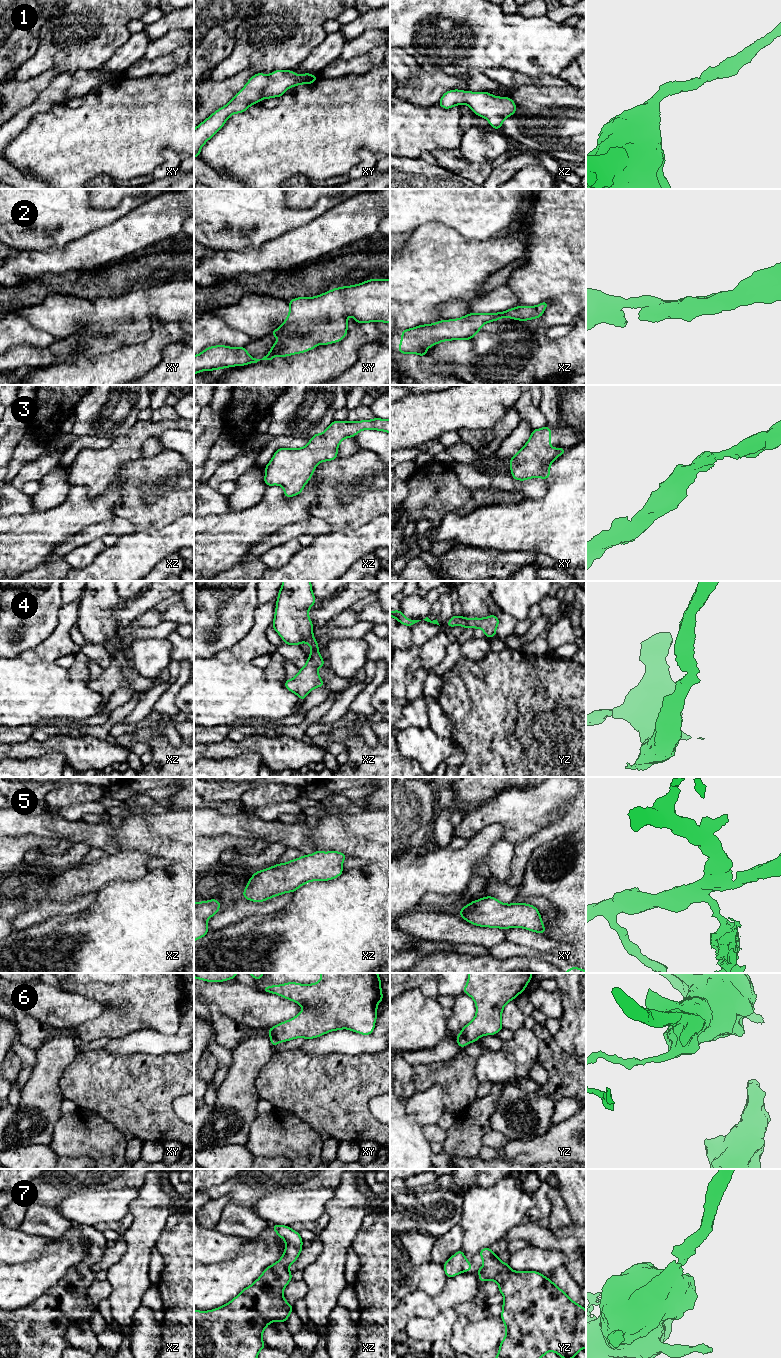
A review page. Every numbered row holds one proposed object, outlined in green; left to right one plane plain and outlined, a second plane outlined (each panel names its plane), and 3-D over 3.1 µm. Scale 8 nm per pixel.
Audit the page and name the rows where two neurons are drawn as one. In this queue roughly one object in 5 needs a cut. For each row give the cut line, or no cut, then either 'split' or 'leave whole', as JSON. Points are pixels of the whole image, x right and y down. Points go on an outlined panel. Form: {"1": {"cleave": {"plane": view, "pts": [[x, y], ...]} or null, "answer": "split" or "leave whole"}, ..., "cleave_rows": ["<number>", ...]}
{"1": {"cleave": null, "answer": "leave whole"}, "2": {"cleave": null, "answer": "leave whole"}, "3": {"cleave": null, "answer": "leave whole"}, "4": {"cleave": null, "answer": "leave whole"}, "5": {"cleave": null, "answer": "leave whole"}, "6": {"cleave": {"plane": "yz", "pts": [[459, 1034], [469, 1042]]}, "answer": "split"}, "7": {"cleave": null, "answer": "leave whole"}, "cleave_rows": ["6"]}

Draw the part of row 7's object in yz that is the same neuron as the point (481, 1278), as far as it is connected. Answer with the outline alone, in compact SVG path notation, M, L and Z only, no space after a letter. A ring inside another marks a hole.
M490 1247L479 1252L483 1266L476 1269L479 1281L493 1280L504 1296L501 1320L505 1323L506 1337L501 1340L499 1352L495 1358L542 1358L553 1351L562 1358L575 1358L581 1349L586 1348L586 1309L572 1301L555 1283L536 1271L513 1271L508 1263L501 1261Z

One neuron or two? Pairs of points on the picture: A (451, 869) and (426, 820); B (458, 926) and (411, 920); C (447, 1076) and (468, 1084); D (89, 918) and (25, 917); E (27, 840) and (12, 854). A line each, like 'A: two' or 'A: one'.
A: two
B: one
C: one
D: two
E: one

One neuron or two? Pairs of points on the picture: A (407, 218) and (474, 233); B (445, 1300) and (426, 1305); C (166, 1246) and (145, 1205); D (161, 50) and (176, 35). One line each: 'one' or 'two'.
A: one
B: one
C: two
D: one

